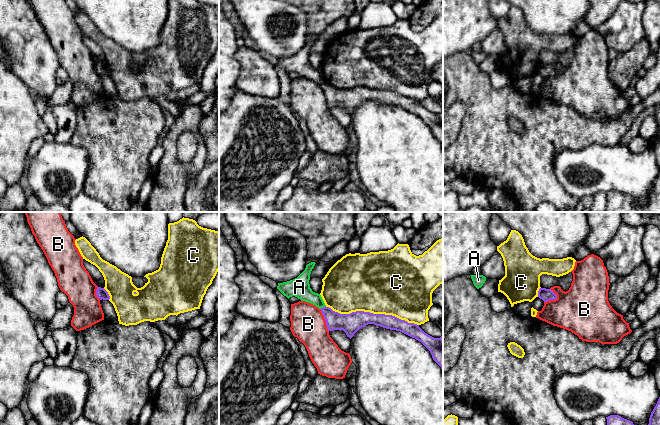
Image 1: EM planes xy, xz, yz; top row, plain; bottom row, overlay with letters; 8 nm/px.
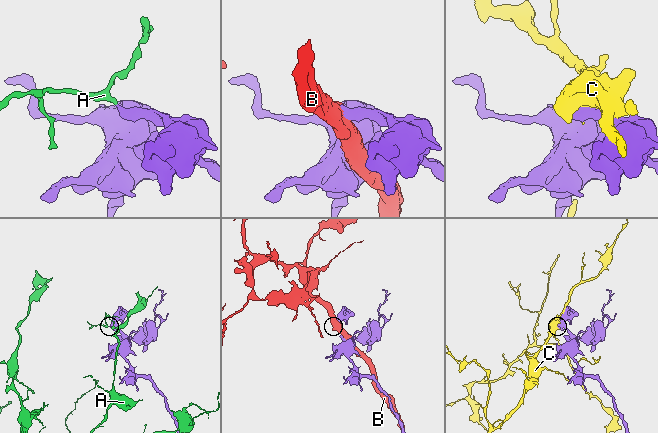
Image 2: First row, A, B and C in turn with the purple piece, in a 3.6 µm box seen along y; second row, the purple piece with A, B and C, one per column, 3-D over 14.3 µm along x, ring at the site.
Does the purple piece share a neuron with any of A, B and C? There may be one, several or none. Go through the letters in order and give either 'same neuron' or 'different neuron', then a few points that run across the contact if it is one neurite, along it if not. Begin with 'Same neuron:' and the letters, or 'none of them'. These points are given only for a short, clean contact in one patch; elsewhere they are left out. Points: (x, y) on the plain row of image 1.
Same neuron: none of them
A: different neuron; line xz (325, 81), (320, 84)
B: different neuron
C: different neuron

